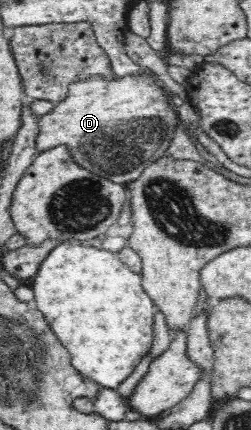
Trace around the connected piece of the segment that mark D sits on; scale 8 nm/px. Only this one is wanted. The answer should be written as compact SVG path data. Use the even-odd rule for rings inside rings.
M148 72L144 76L117 77L112 82L92 76L71 83L64 100L55 103L50 112L38 116L35 149L40 153L64 145L71 159L93 175L123 186L128 181L136 180L145 168L167 152L172 142L174 124L181 122L171 104L170 94L165 88L154 85L153 76Z

